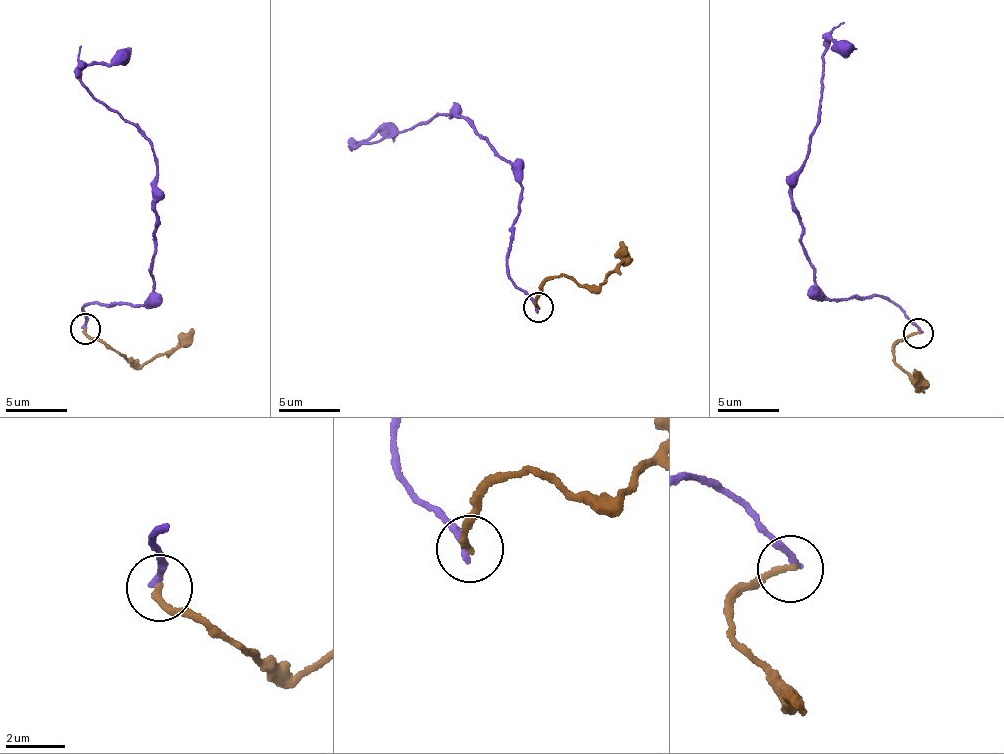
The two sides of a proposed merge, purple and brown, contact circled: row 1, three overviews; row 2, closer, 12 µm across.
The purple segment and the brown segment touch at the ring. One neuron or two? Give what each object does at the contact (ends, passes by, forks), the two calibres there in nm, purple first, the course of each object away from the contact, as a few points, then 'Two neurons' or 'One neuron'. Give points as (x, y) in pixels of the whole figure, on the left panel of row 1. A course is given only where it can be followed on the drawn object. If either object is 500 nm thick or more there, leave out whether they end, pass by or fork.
At the ring purple ends. At the ring brown ends. Thickness 240 nm (purple) against 240 nm. Course of purple: (83, 329), (87, 305), (146, 303), (153, 291), (153, 145), (82, 79), (84, 67), (122, 62), (132, 48). Course of brown: (86, 329), (93, 339), (109, 349), (147, 363), (166, 353), (192, 328). Two neurons

